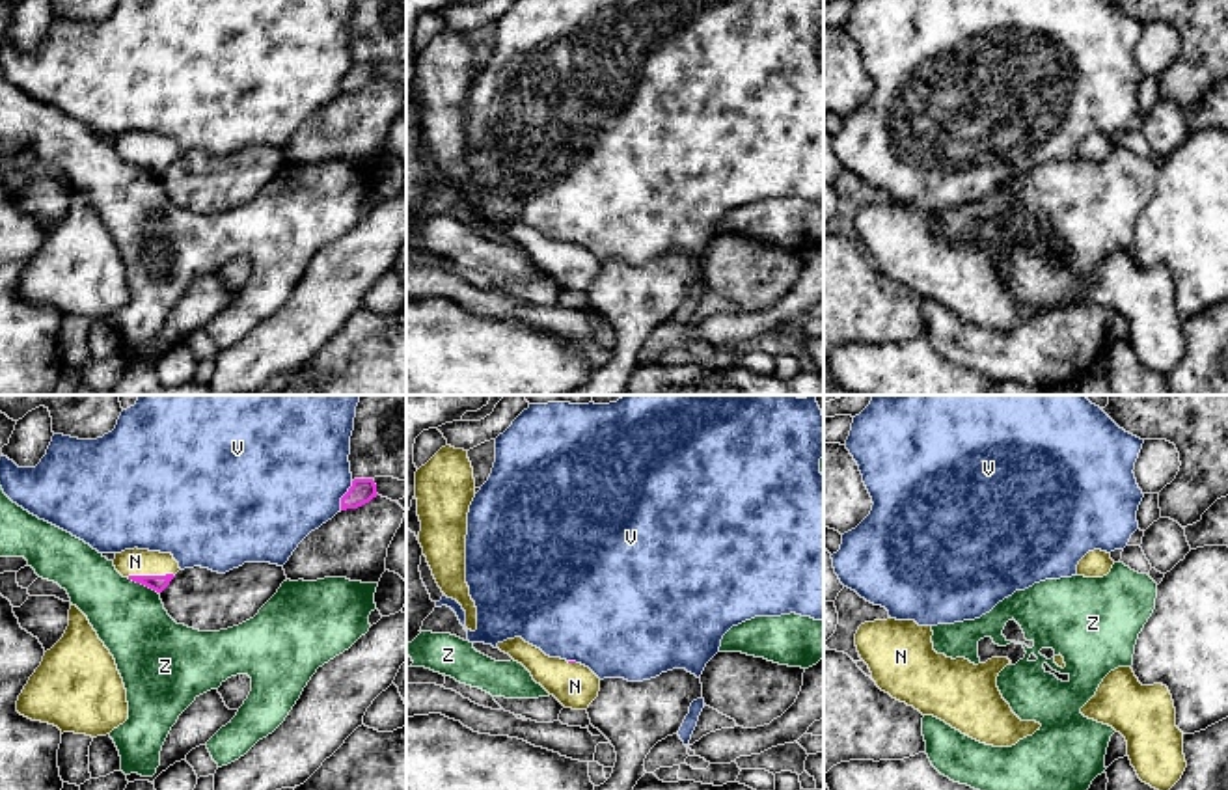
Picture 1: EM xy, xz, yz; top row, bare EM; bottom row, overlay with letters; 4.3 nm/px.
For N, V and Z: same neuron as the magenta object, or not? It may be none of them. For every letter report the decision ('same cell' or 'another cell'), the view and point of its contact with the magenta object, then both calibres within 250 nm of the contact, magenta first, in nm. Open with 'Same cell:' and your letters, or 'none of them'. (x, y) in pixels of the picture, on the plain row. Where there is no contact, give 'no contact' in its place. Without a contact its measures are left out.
Same cell: N
N: same cell | xy (150, 159) | 70/110 nm
V: another cell | xy (343, 79) | 110/480 nm
Z: another cell | xy (142, 166) | 70/300 nm

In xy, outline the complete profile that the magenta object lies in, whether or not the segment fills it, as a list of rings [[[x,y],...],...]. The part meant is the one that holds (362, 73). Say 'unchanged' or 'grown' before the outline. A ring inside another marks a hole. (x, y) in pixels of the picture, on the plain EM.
unchanged; [[[354,61],[348,75],[341,80],[341,93],[358,91],[376,78],[376,67],[373,61]]]

